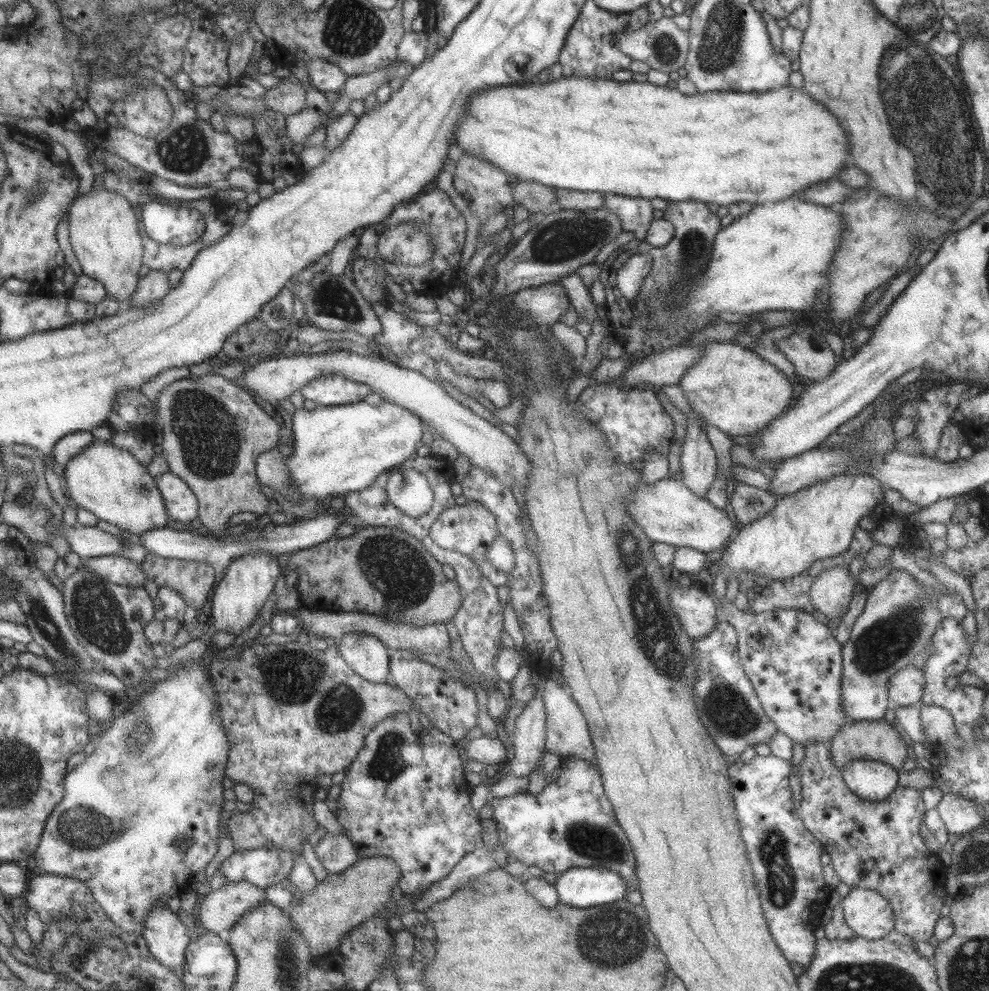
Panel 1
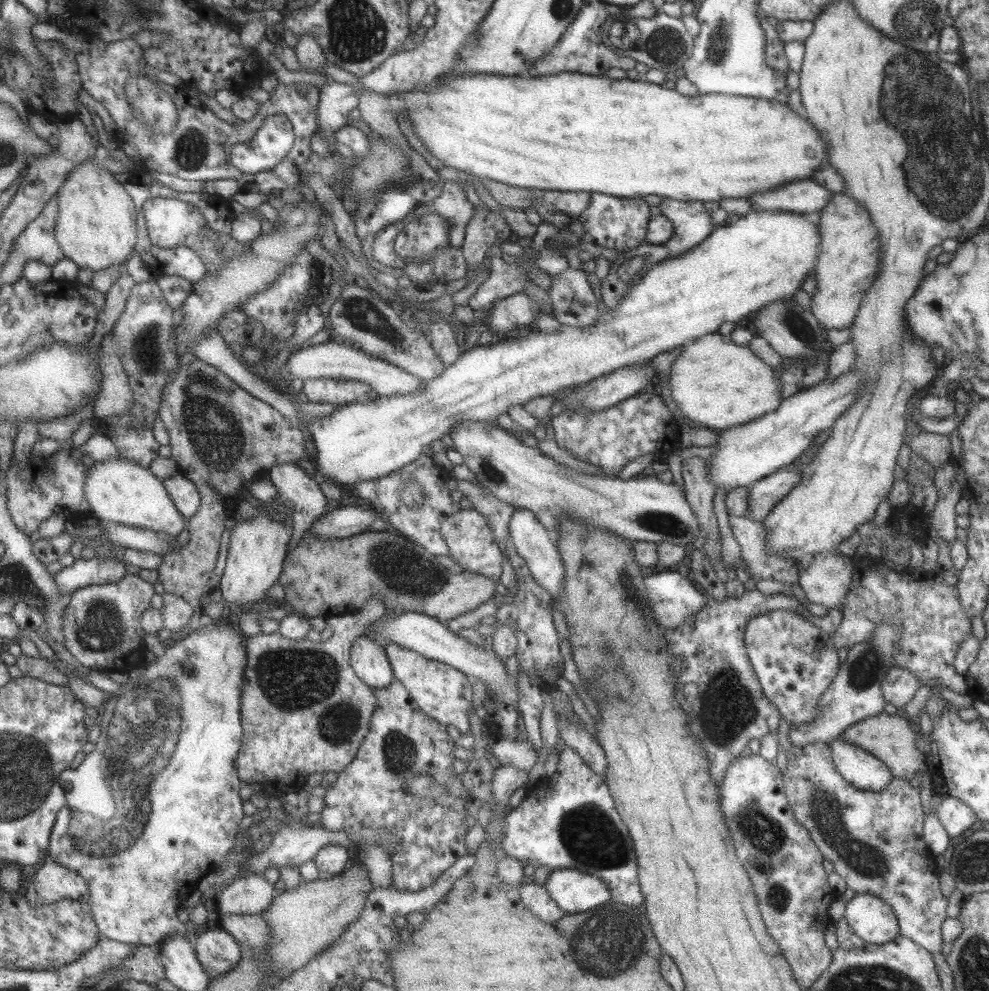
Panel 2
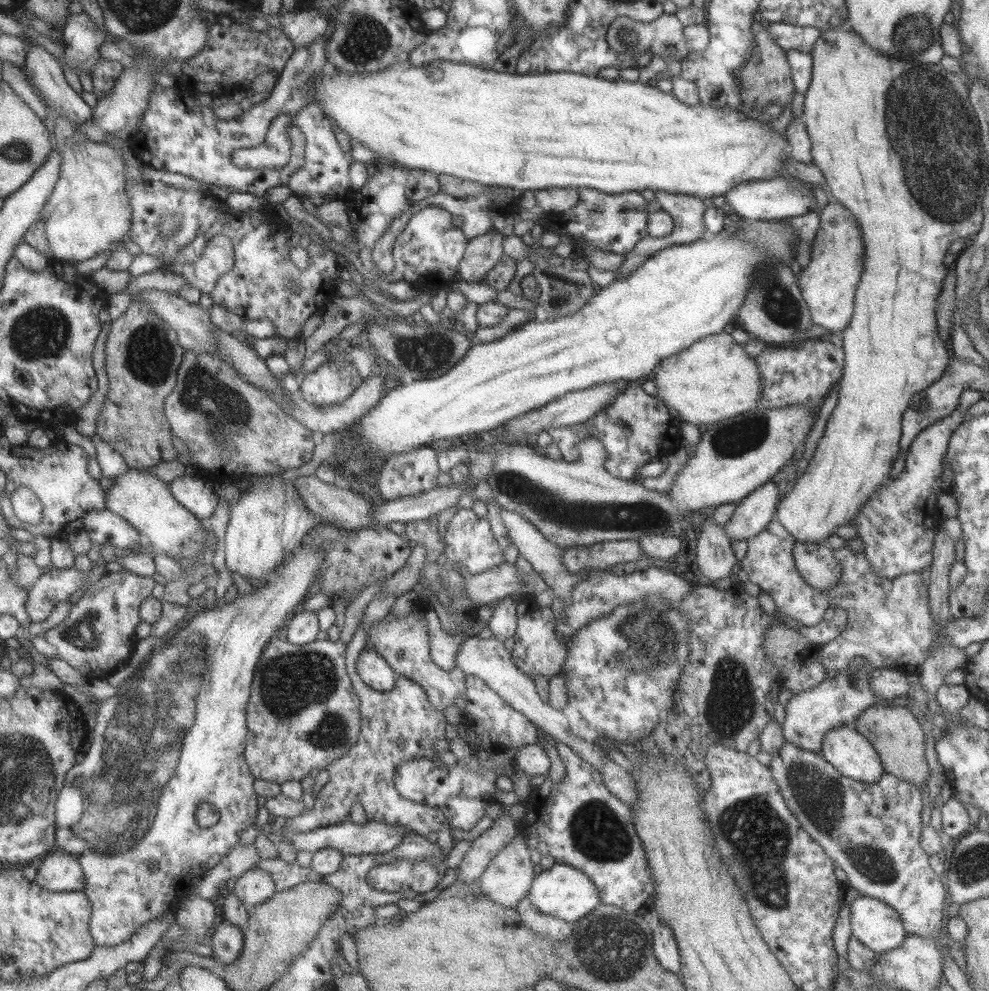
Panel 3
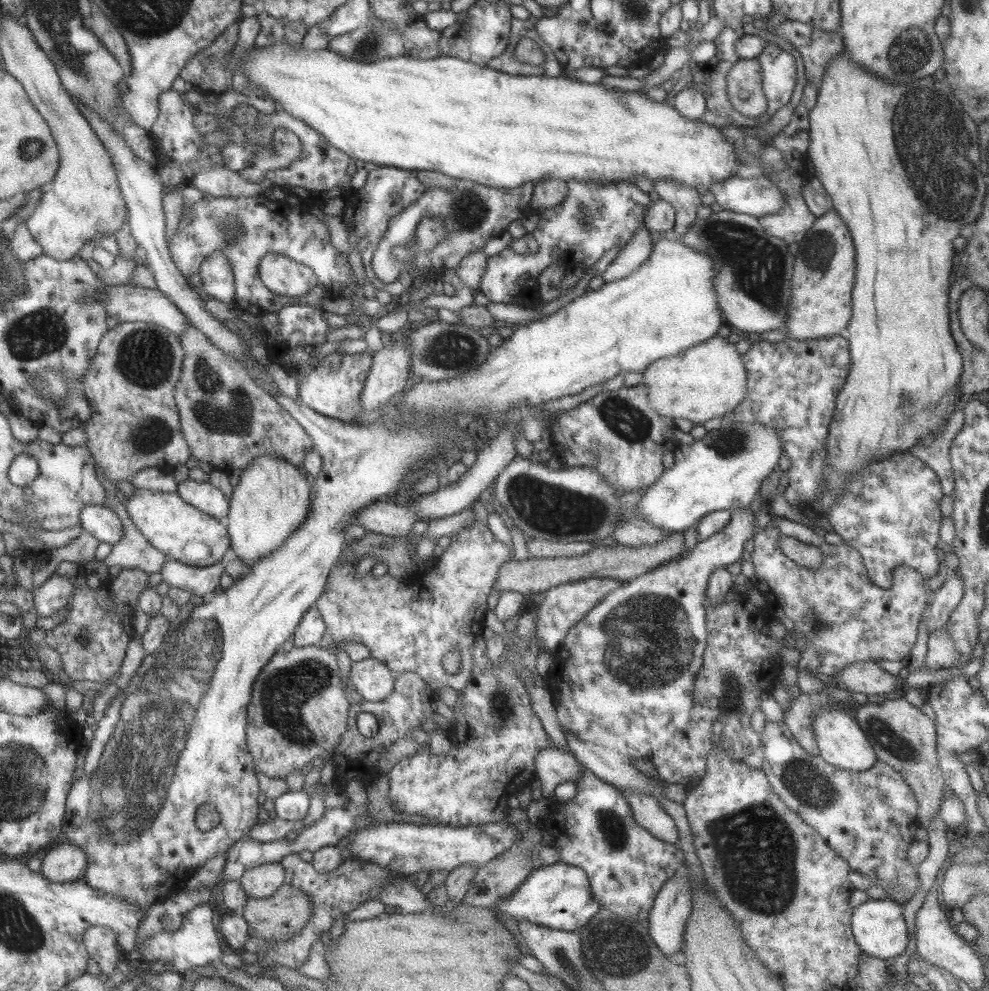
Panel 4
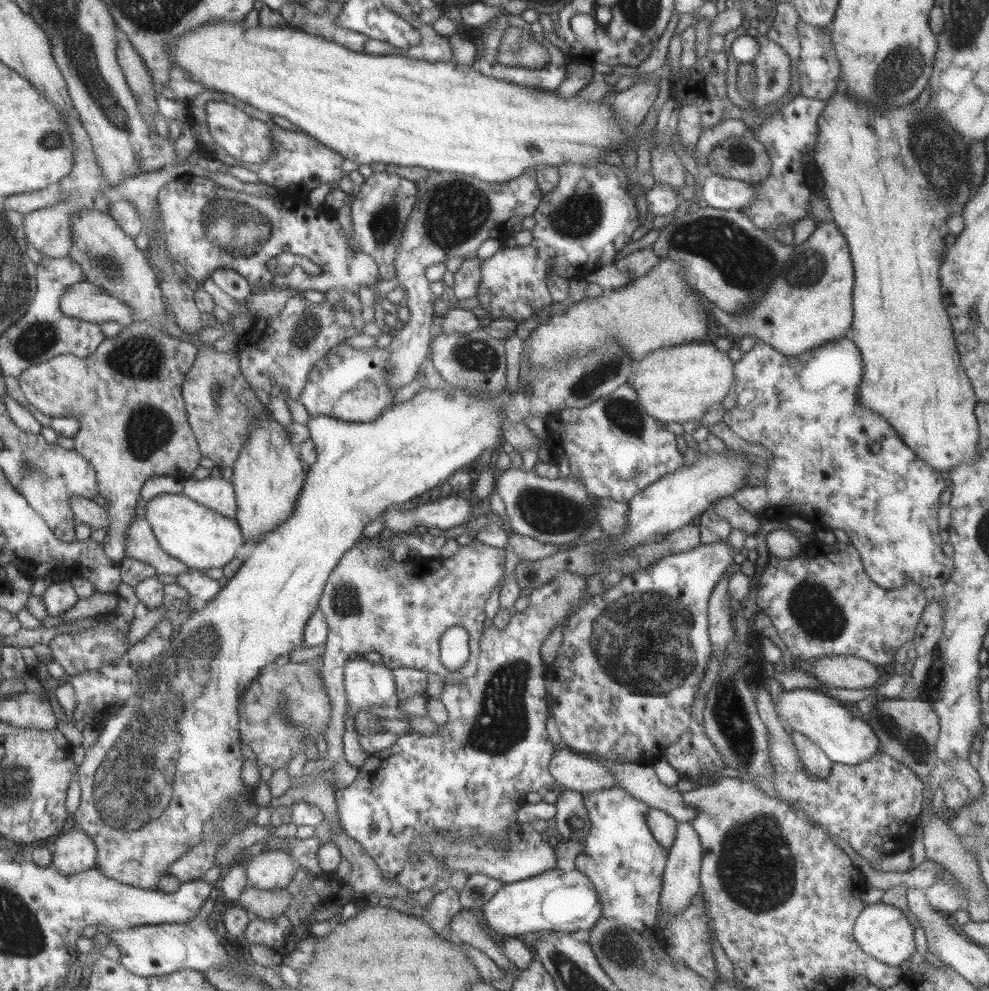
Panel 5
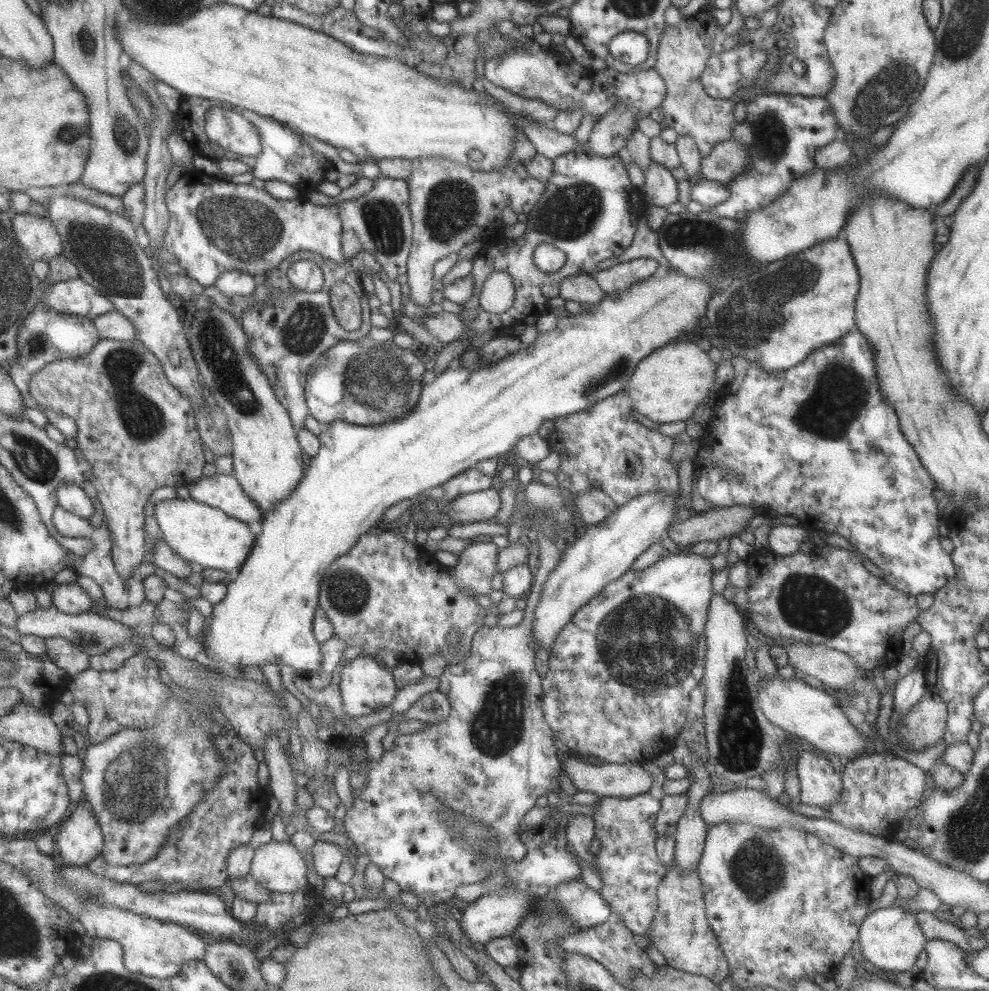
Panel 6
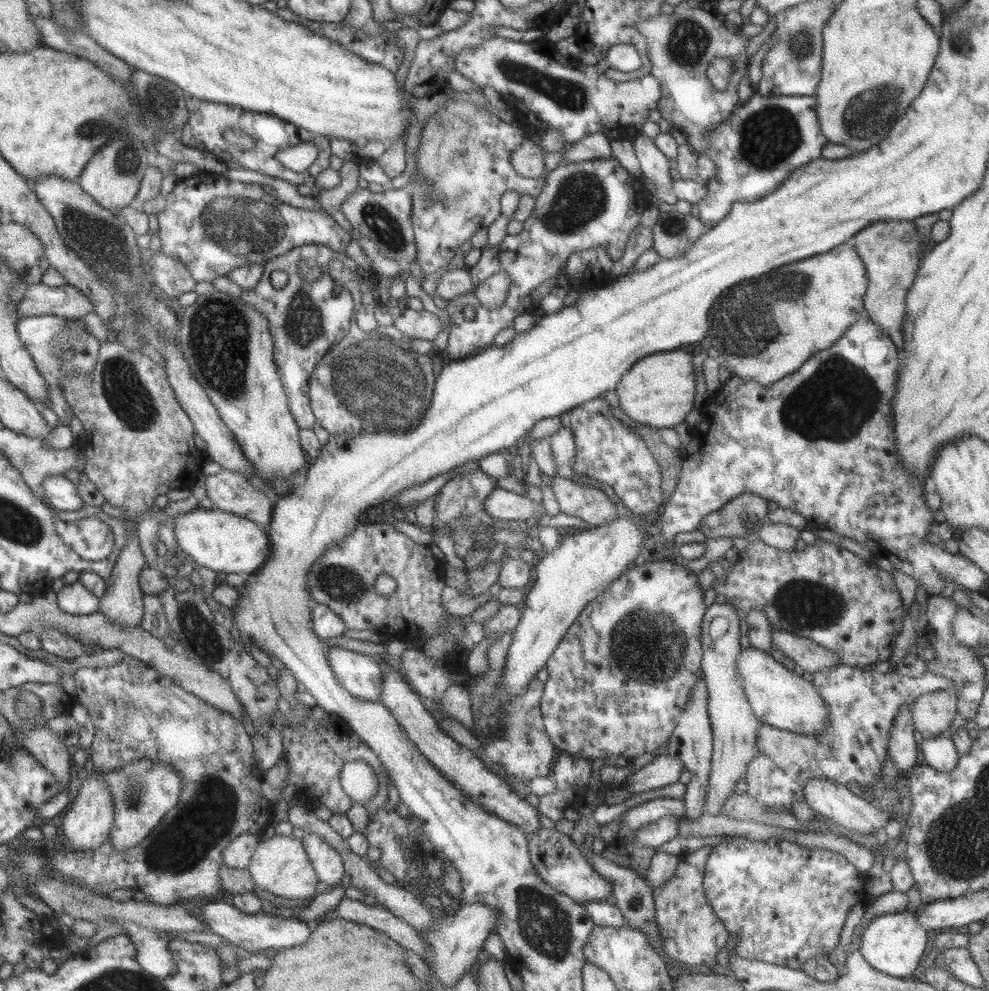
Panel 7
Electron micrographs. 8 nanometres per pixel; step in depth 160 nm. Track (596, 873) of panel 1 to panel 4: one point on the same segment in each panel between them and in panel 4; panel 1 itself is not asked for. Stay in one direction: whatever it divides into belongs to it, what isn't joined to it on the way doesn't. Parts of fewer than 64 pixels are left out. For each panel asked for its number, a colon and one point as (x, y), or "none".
2: (573, 891)
3: (562, 891)
4: (558, 896)

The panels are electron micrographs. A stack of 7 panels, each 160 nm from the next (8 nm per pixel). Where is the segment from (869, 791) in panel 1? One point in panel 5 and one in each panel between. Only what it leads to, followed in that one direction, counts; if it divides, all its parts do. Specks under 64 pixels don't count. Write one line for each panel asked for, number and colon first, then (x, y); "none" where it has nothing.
2: (858, 768)
3: (851, 755)
4: (842, 744)
5: (845, 738)

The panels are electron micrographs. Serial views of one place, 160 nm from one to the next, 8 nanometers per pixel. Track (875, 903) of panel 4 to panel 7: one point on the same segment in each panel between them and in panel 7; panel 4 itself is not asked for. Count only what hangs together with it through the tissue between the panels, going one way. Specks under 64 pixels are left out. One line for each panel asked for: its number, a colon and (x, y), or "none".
5: (882, 931)
6: (890, 939)
7: (893, 944)

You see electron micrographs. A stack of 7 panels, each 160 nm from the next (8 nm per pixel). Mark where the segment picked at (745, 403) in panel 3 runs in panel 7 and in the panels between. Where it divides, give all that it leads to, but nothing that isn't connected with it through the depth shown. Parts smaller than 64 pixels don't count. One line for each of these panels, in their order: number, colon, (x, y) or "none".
4: (705, 381)
5: (675, 383)
6: (669, 383)
7: (658, 391)

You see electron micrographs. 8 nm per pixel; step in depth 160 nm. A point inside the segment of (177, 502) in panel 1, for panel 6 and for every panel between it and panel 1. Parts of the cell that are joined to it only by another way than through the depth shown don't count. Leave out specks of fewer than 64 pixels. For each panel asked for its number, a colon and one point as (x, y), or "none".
2: (185, 496)
3: (196, 495)
4: (201, 495)
5: (215, 494)
6: (219, 491)

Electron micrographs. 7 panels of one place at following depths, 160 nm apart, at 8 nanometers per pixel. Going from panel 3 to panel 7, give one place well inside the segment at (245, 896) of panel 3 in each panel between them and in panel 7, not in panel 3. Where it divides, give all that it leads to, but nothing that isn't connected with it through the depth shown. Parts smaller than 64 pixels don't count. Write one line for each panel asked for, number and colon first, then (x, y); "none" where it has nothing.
4: (261, 881)
5: (272, 869)
6: (277, 866)
7: (279, 864)

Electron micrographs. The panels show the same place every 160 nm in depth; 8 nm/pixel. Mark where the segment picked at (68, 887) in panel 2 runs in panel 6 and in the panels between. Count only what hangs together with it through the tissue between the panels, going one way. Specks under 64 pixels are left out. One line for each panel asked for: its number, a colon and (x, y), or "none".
3: (60, 872)
4: (67, 862)
5: (75, 851)
6: (80, 840)

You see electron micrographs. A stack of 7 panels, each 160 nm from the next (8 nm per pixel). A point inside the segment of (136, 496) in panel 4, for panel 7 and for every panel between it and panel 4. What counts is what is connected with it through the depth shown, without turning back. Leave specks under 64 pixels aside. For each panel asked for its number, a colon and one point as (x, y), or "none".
5: (200, 538)
6: (197, 533)
7: (219, 541)

